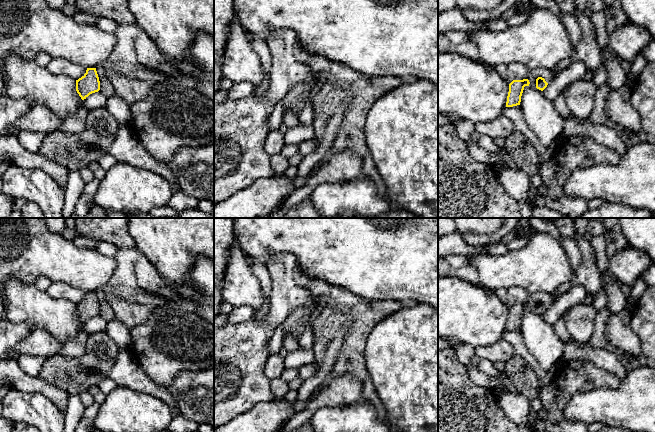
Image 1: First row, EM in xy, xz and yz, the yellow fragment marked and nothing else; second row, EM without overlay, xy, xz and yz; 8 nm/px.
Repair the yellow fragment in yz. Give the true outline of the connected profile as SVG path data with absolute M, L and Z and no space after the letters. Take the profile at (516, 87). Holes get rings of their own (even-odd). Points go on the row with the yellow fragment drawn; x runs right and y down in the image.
M548 68L529 69L527 79L513 80L509 84L506 107L520 105L521 96L525 86L529 86L537 91L543 91L547 85L553 81L554 74Z

